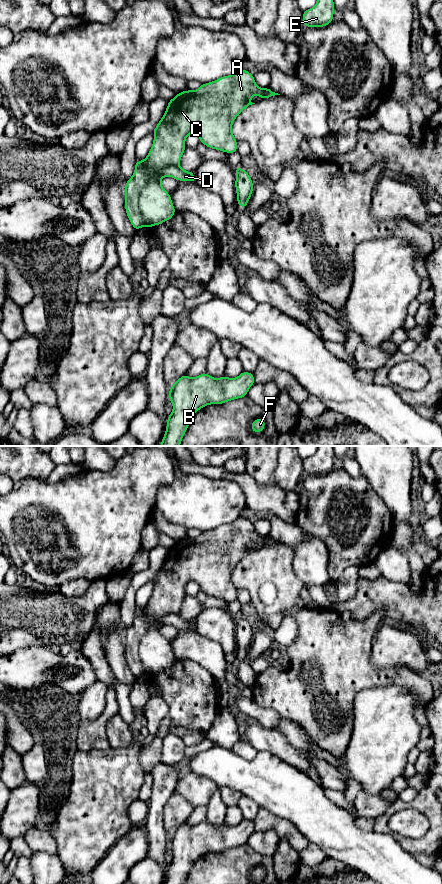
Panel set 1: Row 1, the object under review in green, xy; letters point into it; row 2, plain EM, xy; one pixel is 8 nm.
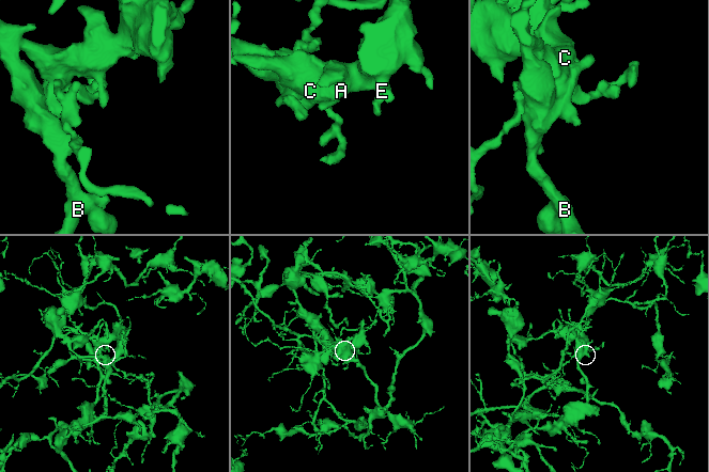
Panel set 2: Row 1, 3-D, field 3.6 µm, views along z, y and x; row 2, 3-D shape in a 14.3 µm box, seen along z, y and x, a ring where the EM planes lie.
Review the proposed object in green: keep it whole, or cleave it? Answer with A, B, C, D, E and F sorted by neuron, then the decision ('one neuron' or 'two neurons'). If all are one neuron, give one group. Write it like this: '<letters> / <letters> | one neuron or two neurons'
A C E / B D F | two neurons

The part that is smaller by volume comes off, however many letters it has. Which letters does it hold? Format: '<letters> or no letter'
B, D, F

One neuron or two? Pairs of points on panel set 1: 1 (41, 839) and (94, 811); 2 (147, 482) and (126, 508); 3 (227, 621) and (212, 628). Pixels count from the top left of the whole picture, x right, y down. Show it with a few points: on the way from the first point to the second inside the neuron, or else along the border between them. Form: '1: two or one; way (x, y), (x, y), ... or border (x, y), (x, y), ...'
1: two; border (42, 822), (56, 843), (57, 853)
2: one; way (141, 488), (127, 502)
3: one; way (223, 623), (216, 625)

